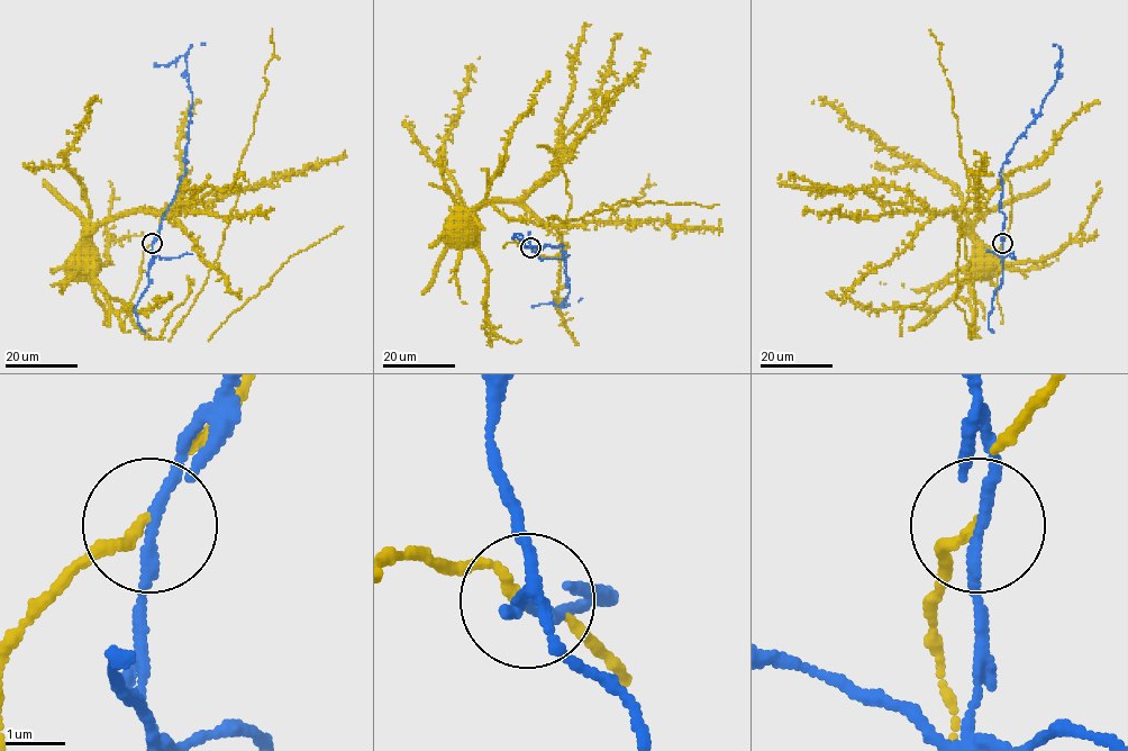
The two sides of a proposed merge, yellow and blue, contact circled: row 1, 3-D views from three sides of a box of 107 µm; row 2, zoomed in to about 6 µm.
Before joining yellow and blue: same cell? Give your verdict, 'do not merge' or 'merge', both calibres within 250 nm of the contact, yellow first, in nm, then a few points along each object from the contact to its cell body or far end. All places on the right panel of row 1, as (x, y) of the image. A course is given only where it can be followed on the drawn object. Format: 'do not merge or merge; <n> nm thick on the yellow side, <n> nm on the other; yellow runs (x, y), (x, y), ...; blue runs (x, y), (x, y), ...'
do not merge; 120 nm thick on the yellow side, 170 nm on the other; yellow runs (1002, 243), (1012, 205), (1006, 178), (983, 207), (957, 213), (957, 220), (974, 243), (972, 269); blue runs (1002, 243), (999, 172), (1039, 112), (1060, 57), (1062, 63)

